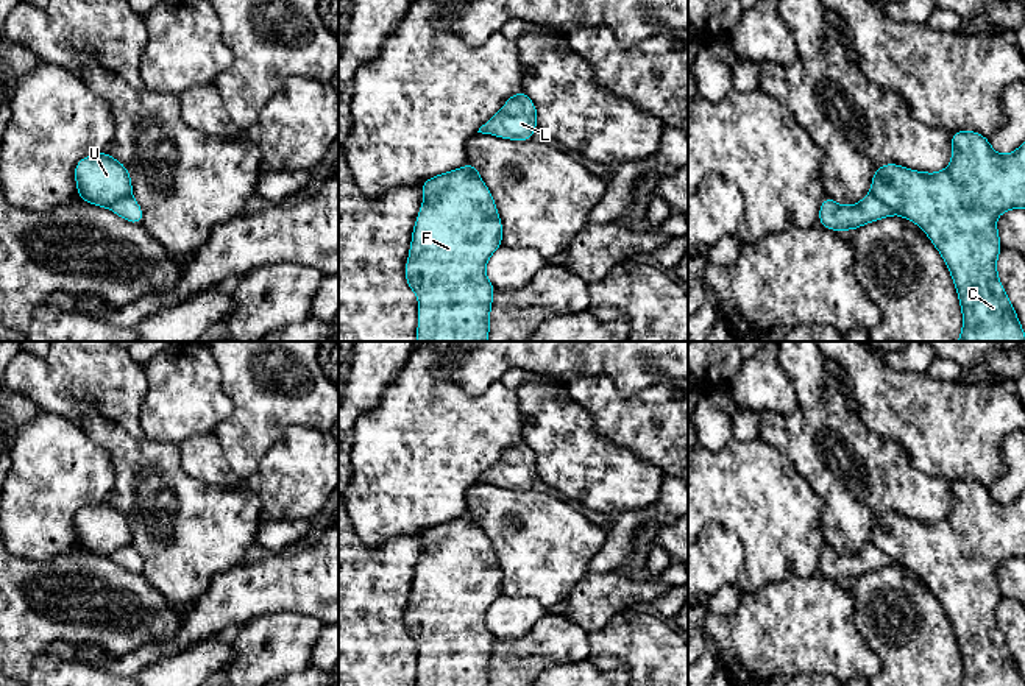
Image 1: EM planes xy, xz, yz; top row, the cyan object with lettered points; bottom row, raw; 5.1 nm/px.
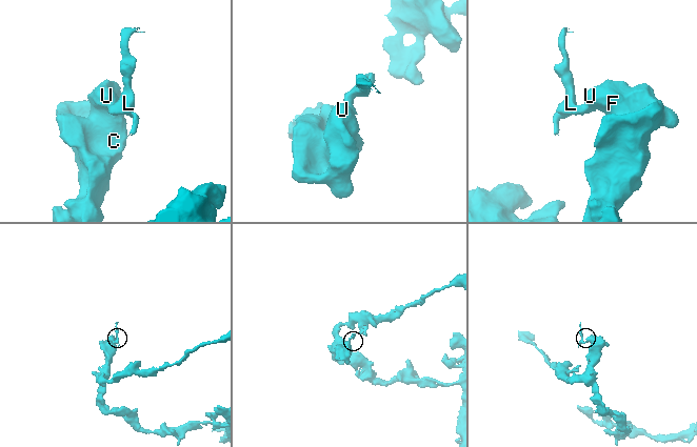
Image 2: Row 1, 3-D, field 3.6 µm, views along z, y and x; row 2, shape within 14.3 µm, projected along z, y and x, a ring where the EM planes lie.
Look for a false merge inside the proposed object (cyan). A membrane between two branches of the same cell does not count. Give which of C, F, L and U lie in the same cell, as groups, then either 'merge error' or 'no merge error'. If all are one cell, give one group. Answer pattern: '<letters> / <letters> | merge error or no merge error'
C F U / L | merge error

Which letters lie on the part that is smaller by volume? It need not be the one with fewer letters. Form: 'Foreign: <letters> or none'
Foreign: L

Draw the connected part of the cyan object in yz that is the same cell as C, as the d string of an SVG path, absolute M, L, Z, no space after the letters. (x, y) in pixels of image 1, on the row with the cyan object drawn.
M952 131L952 164L938 173L883 164L874 173L871 195L900 217L920 226L941 253L952 274L963 310L963 332L956 341L1025 341L1017 312L997 276L997 257L1003 245L995 220L1000 214L1025 207L1025 142L1009 154L998 154L989 139L975 131Z

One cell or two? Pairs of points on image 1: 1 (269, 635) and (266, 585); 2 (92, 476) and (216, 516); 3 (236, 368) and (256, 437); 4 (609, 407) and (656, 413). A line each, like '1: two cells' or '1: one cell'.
1: two cells
2: two cells
3: one cell
4: one cell

